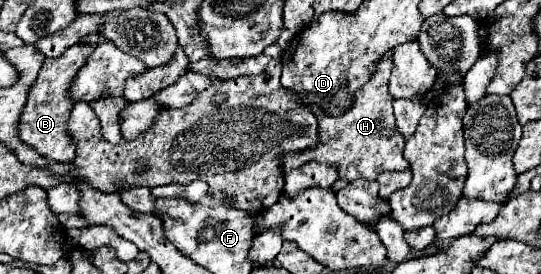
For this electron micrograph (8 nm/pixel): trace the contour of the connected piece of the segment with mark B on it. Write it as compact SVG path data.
M76 44L76 46L68 48L56 60L46 58L36 82L30 86L26 106L22 108L22 114L20 114L18 136L22 138L22 142L32 146L38 154L42 154L48 160L72 162L72 158L74 158L74 144L70 142L70 136L66 134L66 122L68 122L70 104L72 104L68 98L68 90L70 90L70 82L74 80L76 72L82 68L82 64L90 56L90 52L94 52L94 46Z

